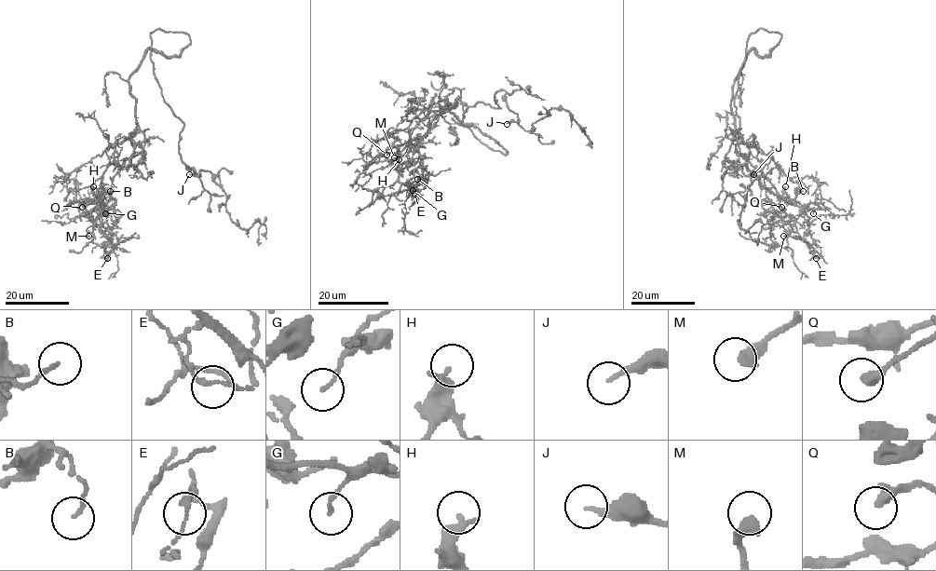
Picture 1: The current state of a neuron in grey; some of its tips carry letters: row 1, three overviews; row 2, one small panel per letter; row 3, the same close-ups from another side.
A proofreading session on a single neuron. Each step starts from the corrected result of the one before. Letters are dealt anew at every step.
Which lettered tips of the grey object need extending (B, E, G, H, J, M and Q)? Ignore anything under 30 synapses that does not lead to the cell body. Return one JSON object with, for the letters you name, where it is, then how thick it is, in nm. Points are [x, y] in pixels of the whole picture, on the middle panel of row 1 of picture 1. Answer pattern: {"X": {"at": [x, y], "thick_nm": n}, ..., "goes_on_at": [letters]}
{"Q": {"at": [386, 155], "thick_nm": 360}, "goes_on_at": ["Q"]}

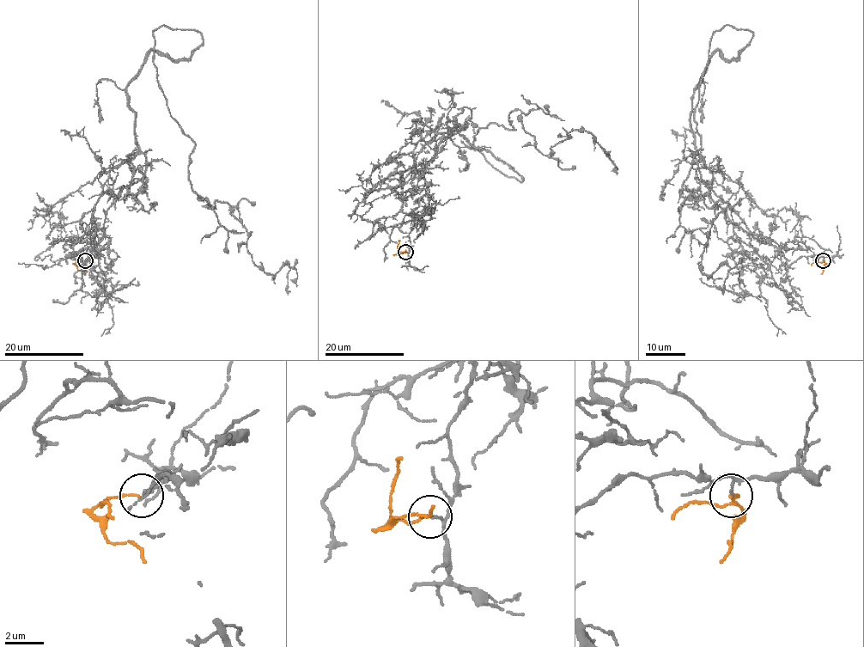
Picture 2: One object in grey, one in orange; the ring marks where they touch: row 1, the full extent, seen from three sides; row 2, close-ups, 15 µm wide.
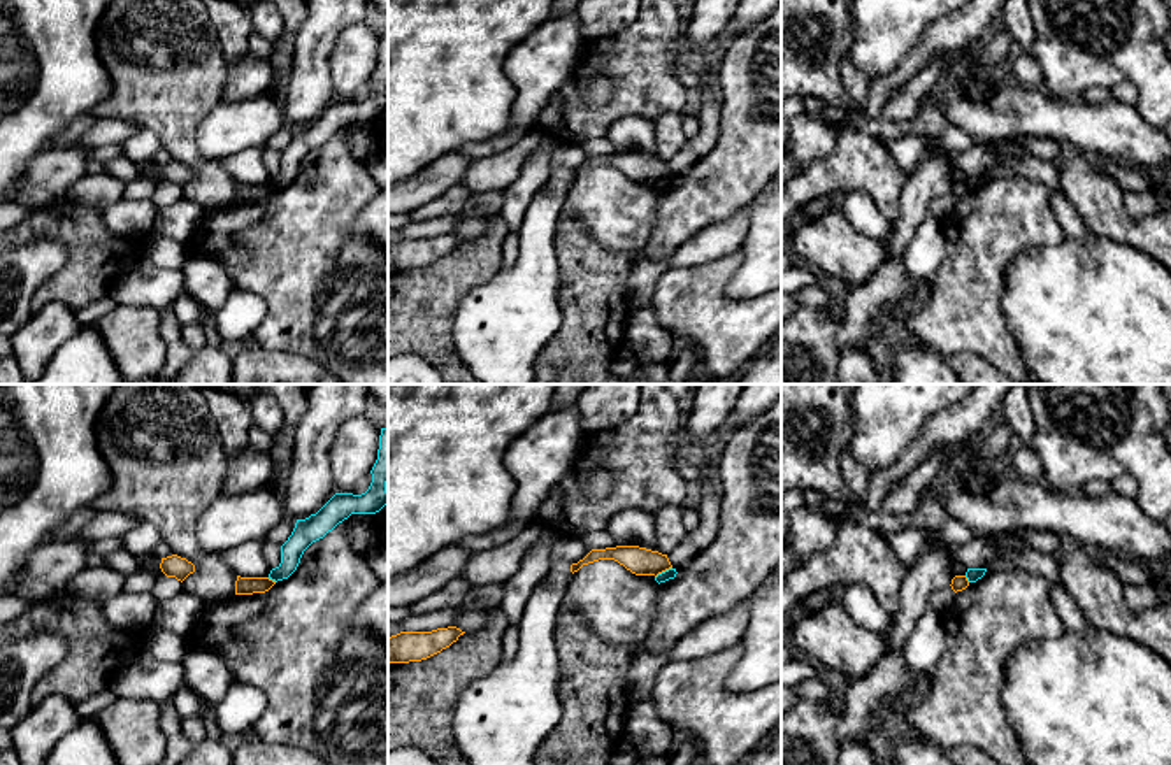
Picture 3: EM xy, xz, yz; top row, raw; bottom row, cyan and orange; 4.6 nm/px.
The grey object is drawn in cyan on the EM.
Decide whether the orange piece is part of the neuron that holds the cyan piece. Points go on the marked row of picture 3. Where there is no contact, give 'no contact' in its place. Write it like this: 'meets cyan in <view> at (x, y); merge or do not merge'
meets cyan in xz at (662, 572); do not merge

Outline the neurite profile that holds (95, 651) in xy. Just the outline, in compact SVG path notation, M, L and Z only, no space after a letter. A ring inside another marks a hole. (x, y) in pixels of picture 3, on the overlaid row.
M61 591L35 604L30 616L33 632L53 632L65 639L63 660L33 688L37 702L51 695L72 704L86 700L104 691L139 653L139 633L114 628L91 598Z

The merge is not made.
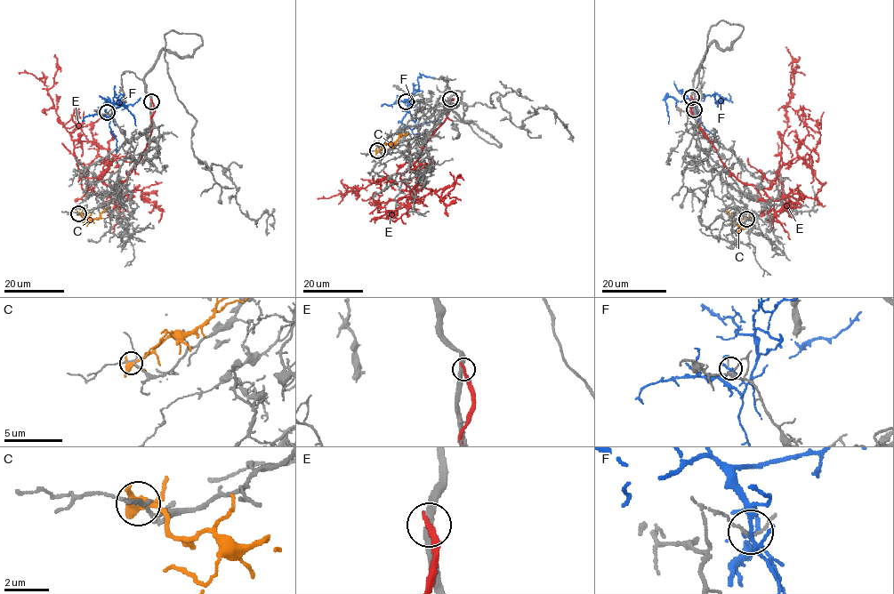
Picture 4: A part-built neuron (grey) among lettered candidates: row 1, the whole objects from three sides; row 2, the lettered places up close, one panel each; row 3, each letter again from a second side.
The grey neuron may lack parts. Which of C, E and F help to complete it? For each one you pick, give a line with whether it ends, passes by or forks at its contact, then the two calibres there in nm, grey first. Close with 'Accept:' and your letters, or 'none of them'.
Accept: none of them

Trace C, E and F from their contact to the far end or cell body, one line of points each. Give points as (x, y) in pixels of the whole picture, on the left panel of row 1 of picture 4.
C: (78, 213), (84, 218), (98, 219), (108, 206)
E: (152, 100), (147, 146), (124, 180), (106, 185), (86, 177), (47, 92), (57, 69), (54, 54)
F: (107, 112), (111, 116), (113, 105), (102, 99), (124, 106), (133, 105), (140, 98)

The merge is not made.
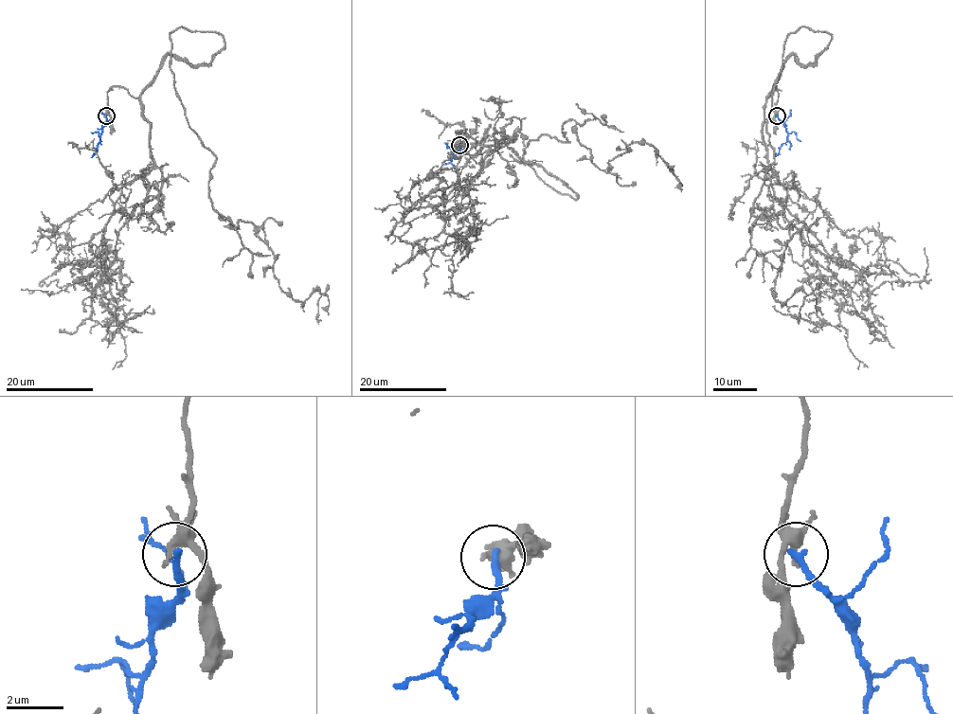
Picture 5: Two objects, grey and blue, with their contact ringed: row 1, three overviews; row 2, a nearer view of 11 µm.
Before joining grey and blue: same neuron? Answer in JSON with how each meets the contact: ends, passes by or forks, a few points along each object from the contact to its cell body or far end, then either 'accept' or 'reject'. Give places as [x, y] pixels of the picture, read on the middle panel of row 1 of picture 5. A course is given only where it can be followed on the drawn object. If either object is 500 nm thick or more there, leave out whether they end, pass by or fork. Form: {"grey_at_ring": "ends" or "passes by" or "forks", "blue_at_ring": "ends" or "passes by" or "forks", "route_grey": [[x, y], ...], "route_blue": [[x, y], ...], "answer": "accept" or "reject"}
{"grey_at_ring": "forks", "blue_at_ring": "ends", "route_grey": [[458, 145], [491, 136], [575, 199], [524, 161], [571, 119], [600, 169], [646, 143], [681, 190]], "route_blue": [[459, 145], [454, 155], [444, 143]], "answer": "reject"}

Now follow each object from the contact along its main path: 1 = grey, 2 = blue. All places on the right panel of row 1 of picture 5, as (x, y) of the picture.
1: (777, 115), (784, 62), (827, 32), (786, 37), (751, 211), (804, 224), (775, 298), (822, 315)
2: (777, 115), (787, 137), (775, 157)

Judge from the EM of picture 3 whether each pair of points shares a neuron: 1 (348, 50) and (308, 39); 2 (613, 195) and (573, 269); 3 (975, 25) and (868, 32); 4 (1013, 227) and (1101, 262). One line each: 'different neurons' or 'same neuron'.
1: different neurons
2: different neurons
3: different neurons
4: different neurons

